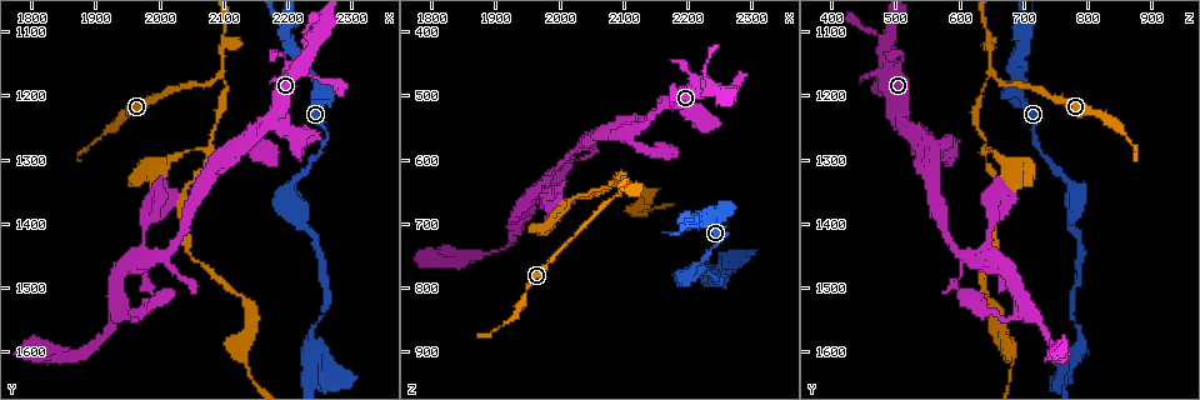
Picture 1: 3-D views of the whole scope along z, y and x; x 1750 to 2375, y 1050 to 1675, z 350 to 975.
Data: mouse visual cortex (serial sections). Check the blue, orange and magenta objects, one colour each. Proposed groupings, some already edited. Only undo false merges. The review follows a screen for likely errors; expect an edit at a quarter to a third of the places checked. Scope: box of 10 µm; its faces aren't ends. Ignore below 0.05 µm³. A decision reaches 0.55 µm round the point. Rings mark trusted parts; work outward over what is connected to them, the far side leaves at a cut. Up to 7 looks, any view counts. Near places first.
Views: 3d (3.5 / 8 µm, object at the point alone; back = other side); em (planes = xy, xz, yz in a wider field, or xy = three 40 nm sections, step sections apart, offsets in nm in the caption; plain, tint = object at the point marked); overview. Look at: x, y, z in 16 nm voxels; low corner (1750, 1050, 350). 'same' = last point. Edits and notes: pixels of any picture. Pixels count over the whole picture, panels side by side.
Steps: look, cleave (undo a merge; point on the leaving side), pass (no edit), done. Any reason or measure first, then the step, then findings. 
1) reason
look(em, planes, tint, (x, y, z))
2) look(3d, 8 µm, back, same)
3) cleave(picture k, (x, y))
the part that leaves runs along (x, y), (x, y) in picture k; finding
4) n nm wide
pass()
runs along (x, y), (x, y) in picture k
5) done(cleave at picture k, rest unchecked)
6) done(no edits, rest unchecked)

abrupt turn
look(3d, 3.5 µm, (2100, 1165, 650))

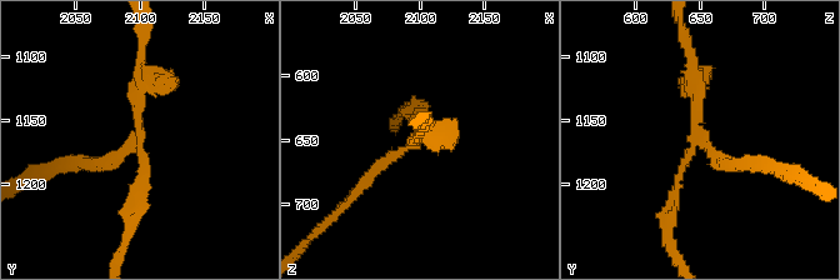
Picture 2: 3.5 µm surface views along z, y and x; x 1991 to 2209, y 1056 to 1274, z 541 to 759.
need the tissue
look(em, xy, step 2, tint, (2100, 1168, 648))

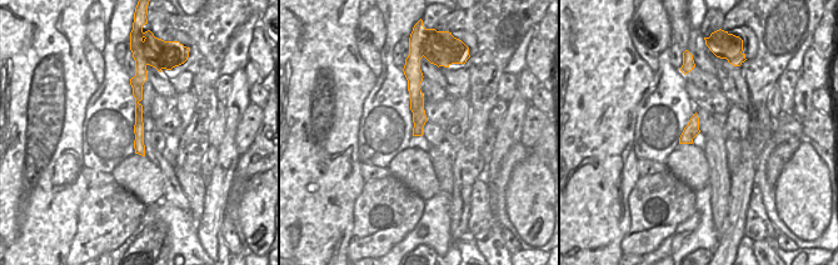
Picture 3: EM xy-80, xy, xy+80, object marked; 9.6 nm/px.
cleave(picture 2, (144, 180))
border along (413, 120), (422, 128) in picture 3; two cells meet here

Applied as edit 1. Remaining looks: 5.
look(overview)

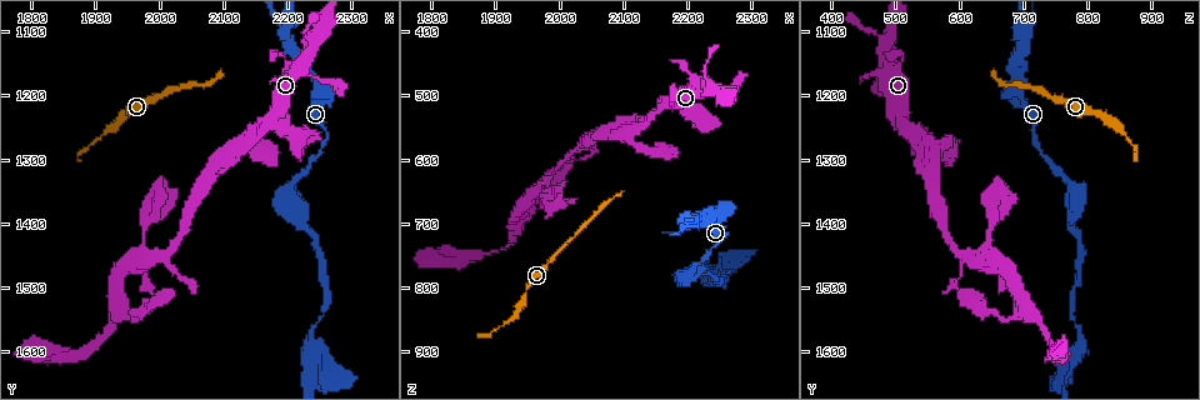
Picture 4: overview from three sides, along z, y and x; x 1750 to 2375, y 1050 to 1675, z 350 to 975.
thick turns thin
look(3d, 3.5 µm, (2195, 1095, 700))

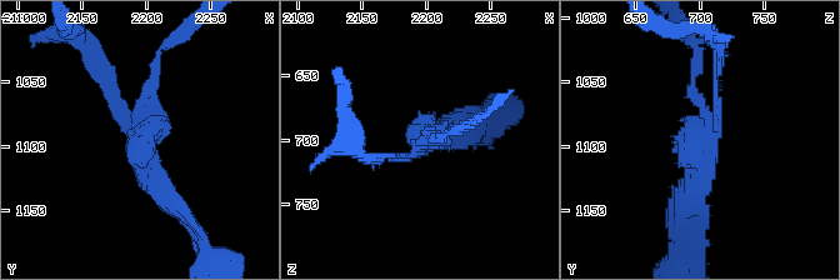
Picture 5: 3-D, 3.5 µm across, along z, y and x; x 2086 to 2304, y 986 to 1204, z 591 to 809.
look(em, planes, tint, (2196, 1094, 700))

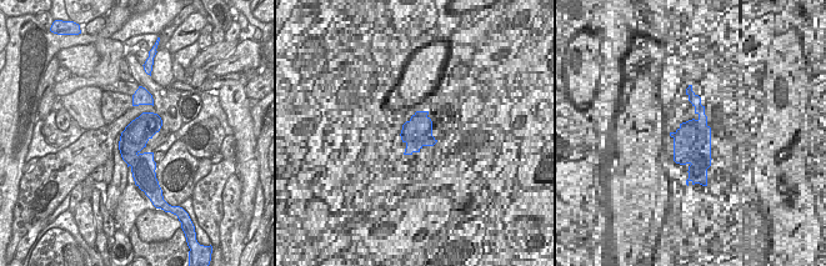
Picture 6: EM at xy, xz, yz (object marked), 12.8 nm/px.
cleave(picture 5, (154, 75))
the part that leaves runs along (140, 156), (159, 84) in picture 5; two cells meet here

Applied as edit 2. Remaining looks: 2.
small branch off a trunk
look(3d, 8 µm, (2250, 1620, 770))

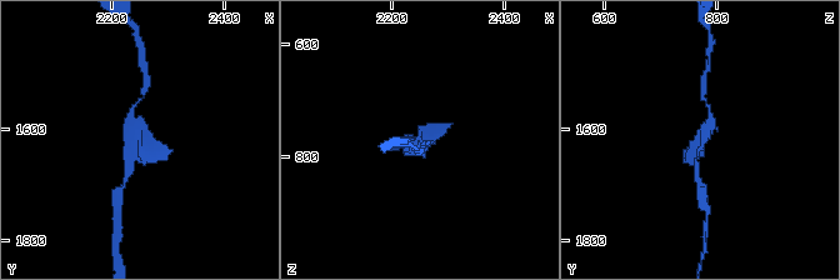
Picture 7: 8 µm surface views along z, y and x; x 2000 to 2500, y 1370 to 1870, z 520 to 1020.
4 arms; arms of 100, 150, 150, 300 nm; need the tissue
look(em, planes, tint, same)

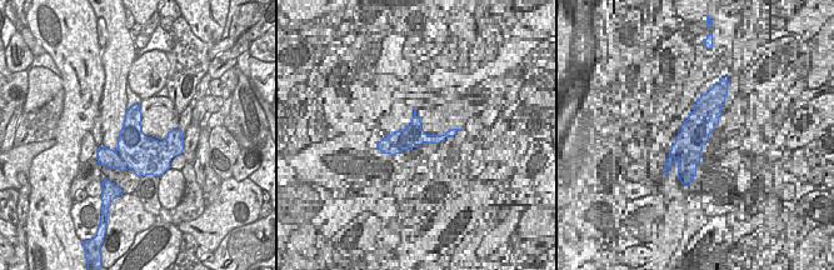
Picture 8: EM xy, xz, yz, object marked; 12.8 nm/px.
pass()
runs along (133, 106), (133, 135), (163, 155) in picture 7; all the same cell

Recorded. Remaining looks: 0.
done(cleave at picture 2, cleave at picture 5, rest unchecked)

